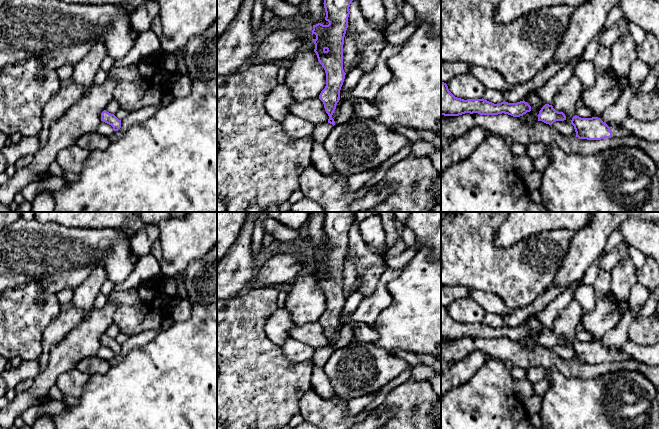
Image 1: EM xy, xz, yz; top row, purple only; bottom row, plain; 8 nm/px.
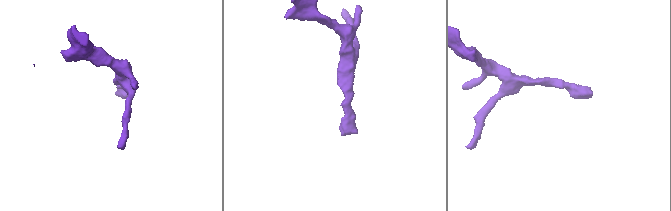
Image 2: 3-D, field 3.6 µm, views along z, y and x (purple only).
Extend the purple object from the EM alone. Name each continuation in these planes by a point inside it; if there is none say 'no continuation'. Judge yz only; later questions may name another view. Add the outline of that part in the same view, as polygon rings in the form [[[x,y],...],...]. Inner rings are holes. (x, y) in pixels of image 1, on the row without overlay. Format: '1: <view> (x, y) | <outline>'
1: yz (617, 355) | [[[611,348],[609,351],[612,356],[612,361],[614,362],[623,362],[632,359],[630,356],[623,353],[621,349]]]

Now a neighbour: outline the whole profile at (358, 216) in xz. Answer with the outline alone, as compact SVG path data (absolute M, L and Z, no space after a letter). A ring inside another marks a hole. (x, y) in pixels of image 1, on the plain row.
M354 212L354 220L357 223L360 223L364 219L376 214L378 214L378 212Z

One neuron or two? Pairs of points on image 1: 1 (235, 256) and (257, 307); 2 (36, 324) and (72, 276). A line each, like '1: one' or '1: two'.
1: two
2: two

